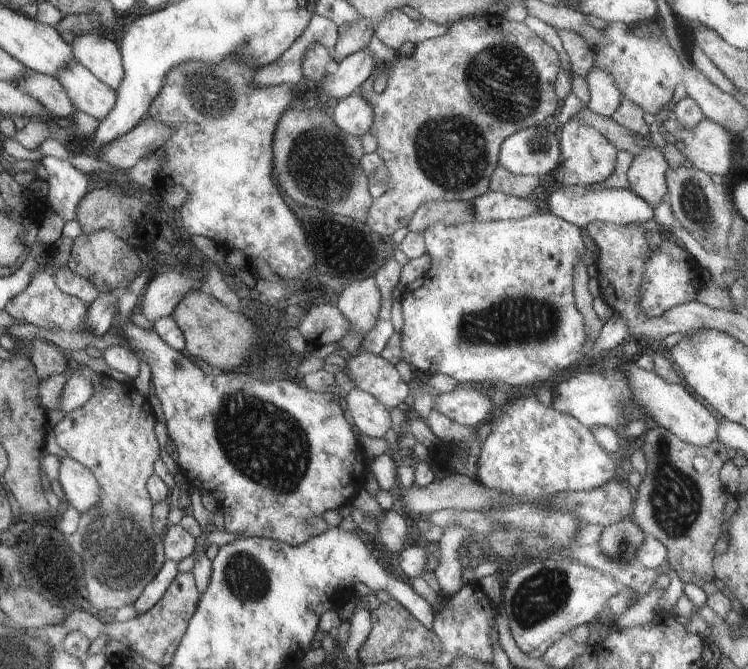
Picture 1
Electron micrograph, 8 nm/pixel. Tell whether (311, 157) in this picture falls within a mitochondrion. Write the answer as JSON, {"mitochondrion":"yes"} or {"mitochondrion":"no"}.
{"mitochondrion":"yes"}

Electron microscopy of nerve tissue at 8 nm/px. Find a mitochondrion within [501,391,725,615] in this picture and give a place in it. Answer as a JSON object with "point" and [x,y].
{"point":[674,498]}

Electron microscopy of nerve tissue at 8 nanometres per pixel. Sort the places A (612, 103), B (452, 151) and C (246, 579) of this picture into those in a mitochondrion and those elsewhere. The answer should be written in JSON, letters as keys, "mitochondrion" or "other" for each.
{"A":"other","B":"mitochondrion","C":"mitochondrion"}

